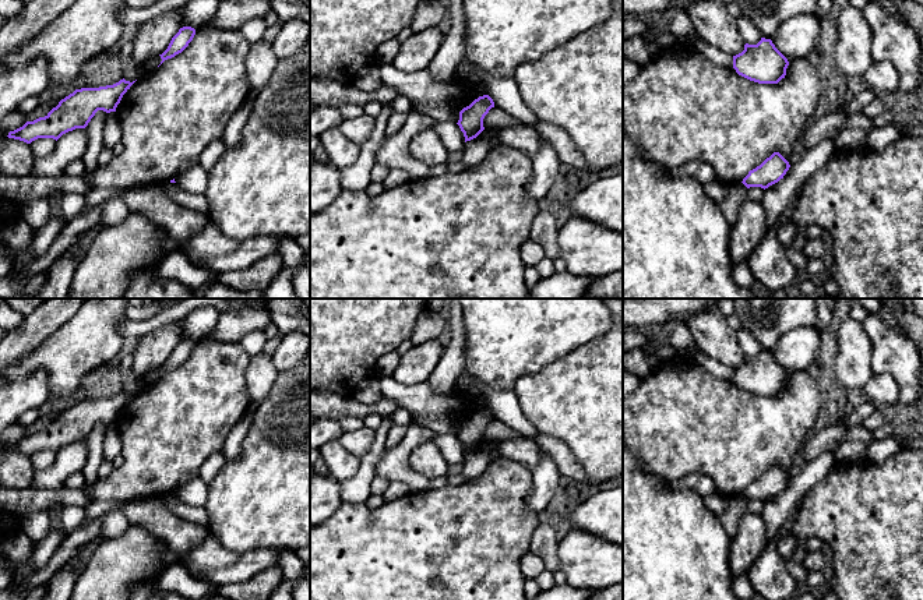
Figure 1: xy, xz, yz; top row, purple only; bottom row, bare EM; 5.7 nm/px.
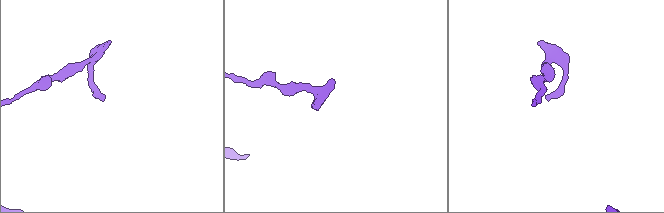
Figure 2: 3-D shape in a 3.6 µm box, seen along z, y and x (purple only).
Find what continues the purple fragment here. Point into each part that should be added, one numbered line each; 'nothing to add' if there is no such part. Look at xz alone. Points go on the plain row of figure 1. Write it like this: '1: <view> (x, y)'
nothing to add

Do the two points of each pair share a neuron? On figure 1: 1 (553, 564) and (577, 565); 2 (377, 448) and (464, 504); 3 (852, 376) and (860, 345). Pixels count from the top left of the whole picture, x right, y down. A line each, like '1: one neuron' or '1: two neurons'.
1: two neurons
2: two neurons
3: one neuron

